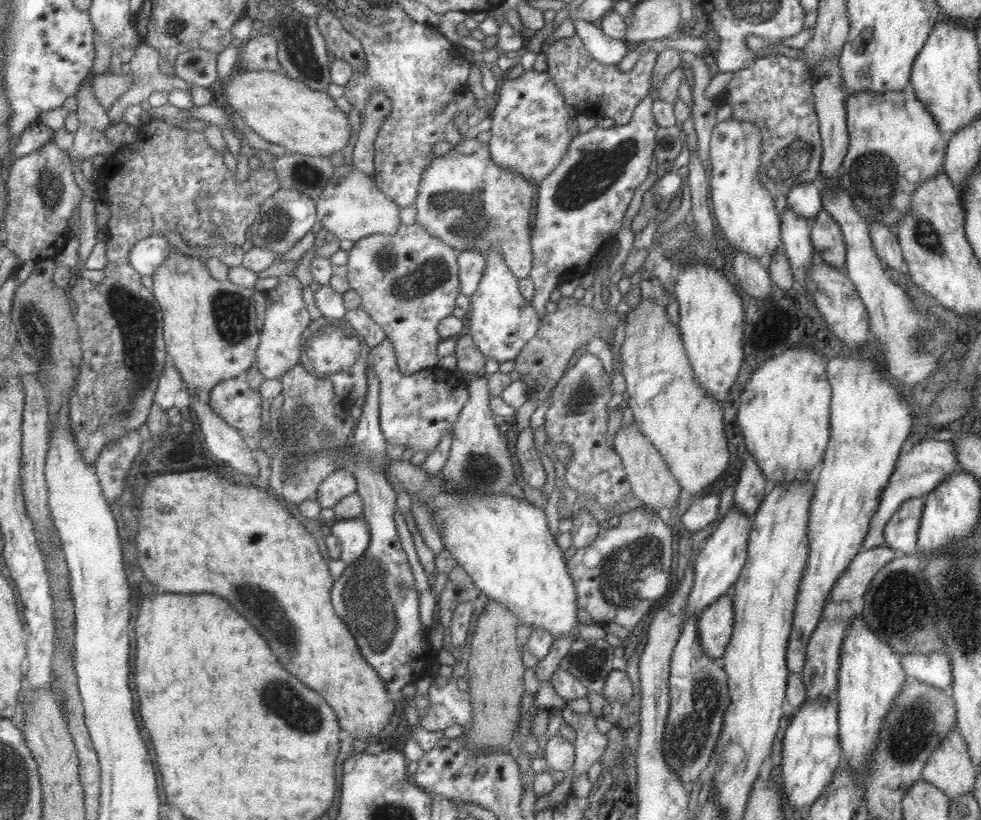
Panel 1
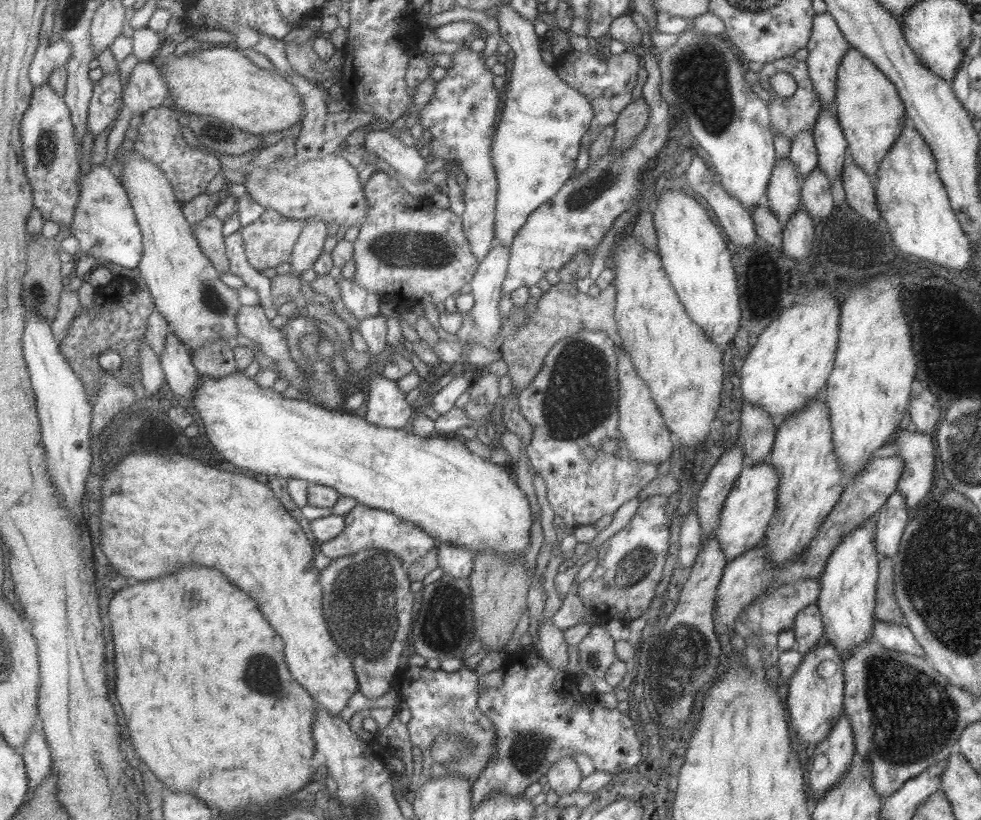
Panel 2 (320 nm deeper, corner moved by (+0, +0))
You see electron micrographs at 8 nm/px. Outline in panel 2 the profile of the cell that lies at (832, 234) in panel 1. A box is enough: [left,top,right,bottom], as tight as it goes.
[800,166,833,222]

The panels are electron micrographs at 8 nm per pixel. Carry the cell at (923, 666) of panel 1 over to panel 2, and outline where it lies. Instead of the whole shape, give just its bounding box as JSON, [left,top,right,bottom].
[871,619,925,657]

